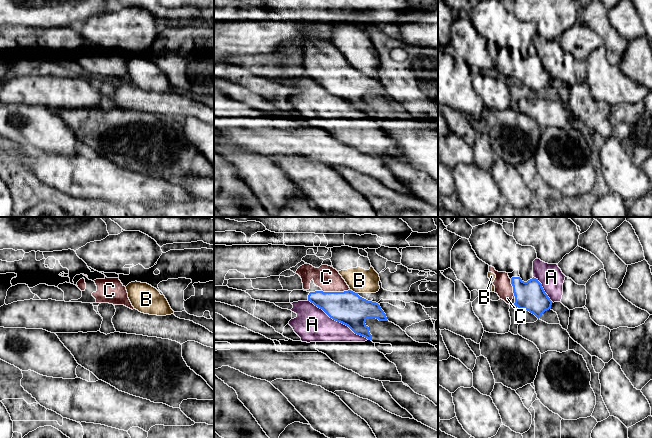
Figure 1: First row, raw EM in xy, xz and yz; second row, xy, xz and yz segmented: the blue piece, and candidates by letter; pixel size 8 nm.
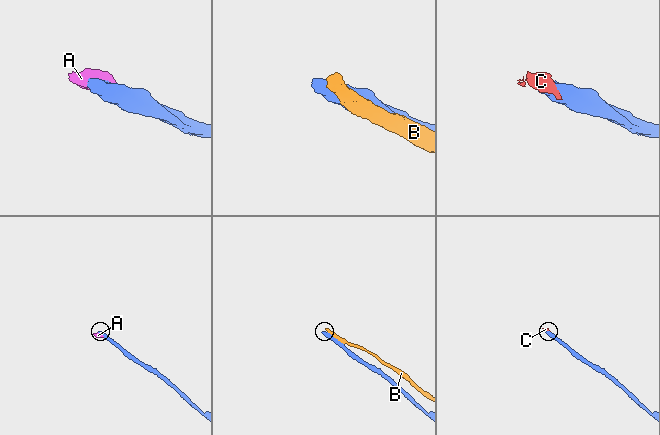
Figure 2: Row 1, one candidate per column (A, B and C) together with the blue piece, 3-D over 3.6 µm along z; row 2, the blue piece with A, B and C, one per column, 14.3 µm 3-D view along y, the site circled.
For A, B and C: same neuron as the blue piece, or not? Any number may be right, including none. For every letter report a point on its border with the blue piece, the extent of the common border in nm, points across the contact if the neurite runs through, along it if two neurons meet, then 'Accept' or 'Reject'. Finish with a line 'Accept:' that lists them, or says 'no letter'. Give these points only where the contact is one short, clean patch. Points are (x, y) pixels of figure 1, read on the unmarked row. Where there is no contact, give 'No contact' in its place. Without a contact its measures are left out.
A: Touches blue at xz (338, 97). Shared border 600 nm. Reject
B: Touches blue at xz (354, 68). Shared border 50 nm. Reject
C: Touches blue at xz (335, 68). Shared border 220 nm. Path across: xz (348, 84), (335, 68), (332, 59), (326, 53). Accept
Accept: C

